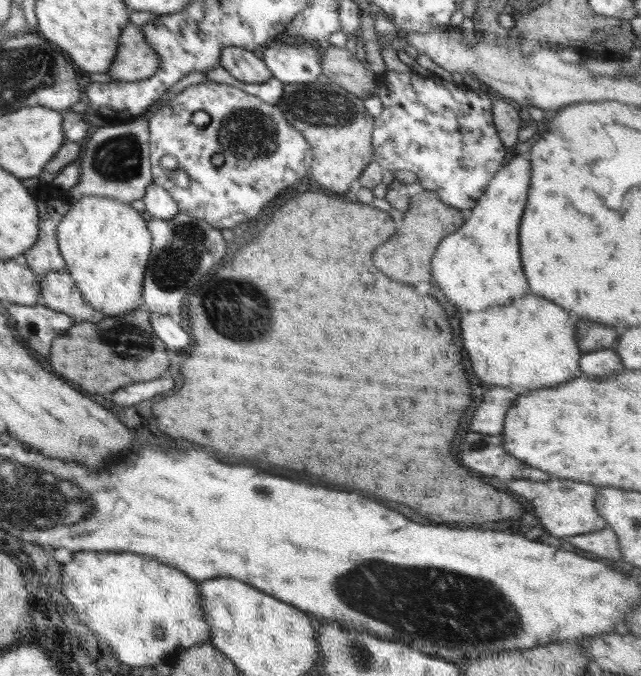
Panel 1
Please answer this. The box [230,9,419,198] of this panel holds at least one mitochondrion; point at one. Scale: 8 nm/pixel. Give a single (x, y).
(318, 106)

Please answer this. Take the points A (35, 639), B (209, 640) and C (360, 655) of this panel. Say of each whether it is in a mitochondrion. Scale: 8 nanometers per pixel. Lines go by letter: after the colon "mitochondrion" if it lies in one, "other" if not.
A: other
B: other
C: mitochondrion

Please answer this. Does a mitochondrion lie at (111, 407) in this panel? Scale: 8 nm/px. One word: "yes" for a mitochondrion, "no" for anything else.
no

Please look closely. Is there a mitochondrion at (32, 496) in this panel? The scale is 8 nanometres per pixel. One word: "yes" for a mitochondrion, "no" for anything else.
yes

